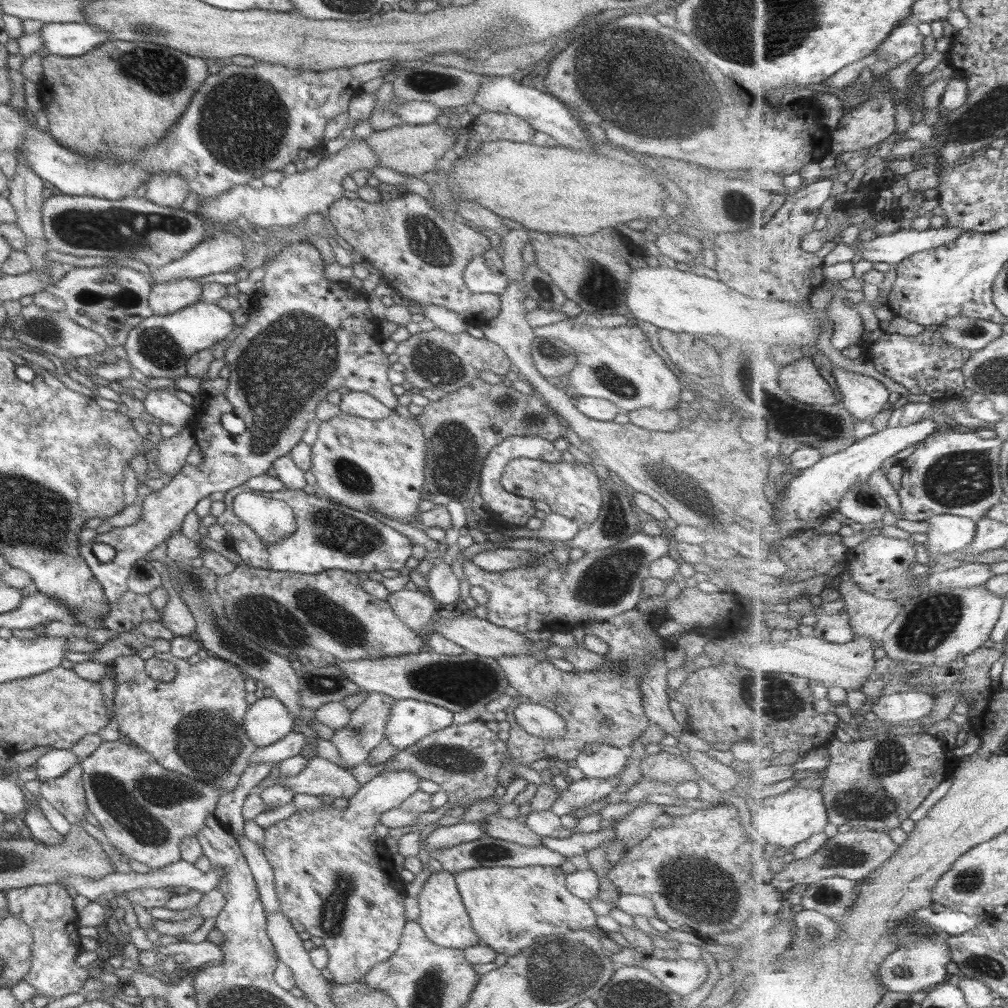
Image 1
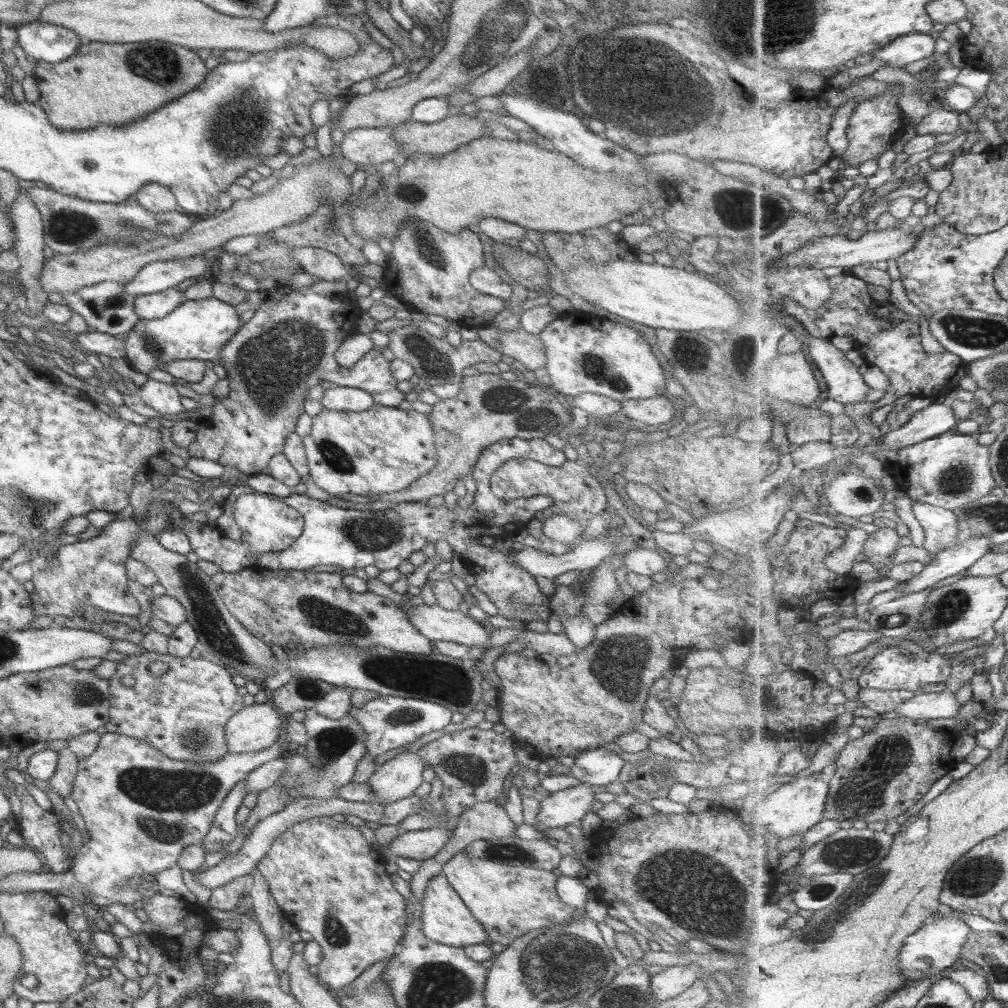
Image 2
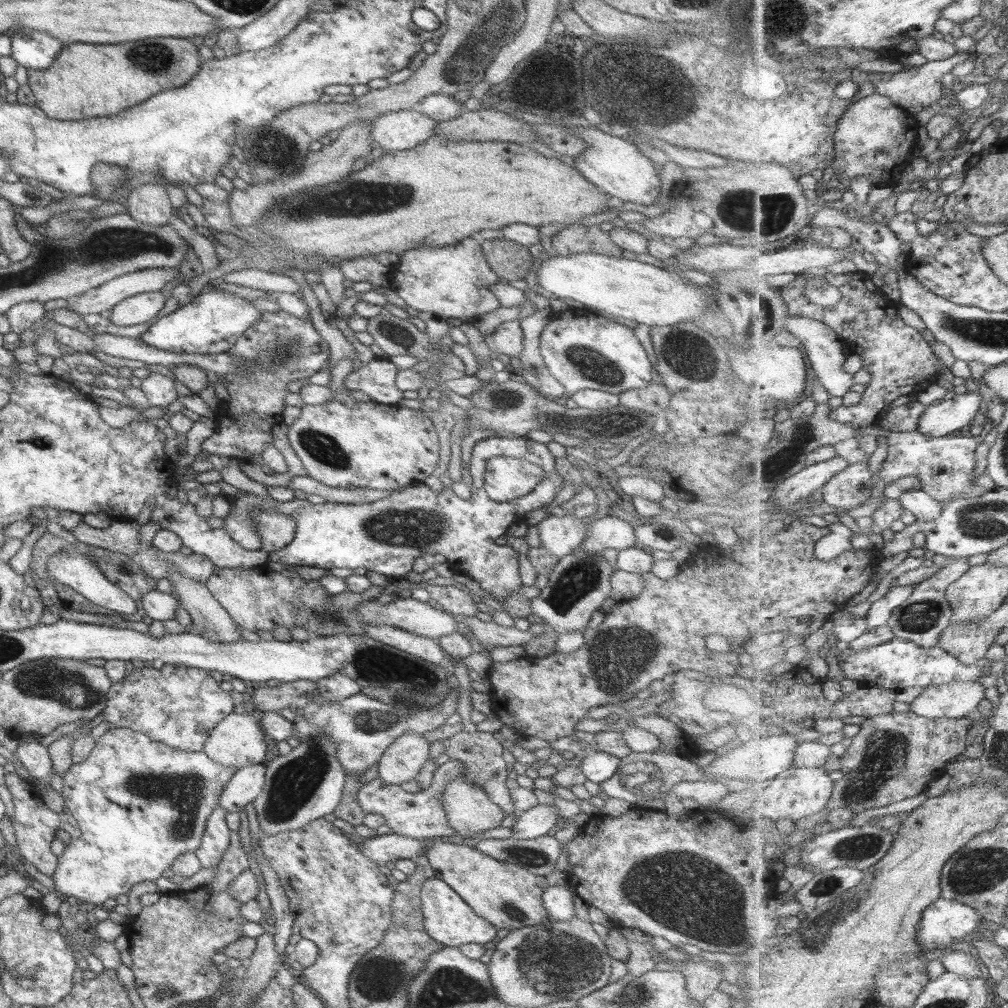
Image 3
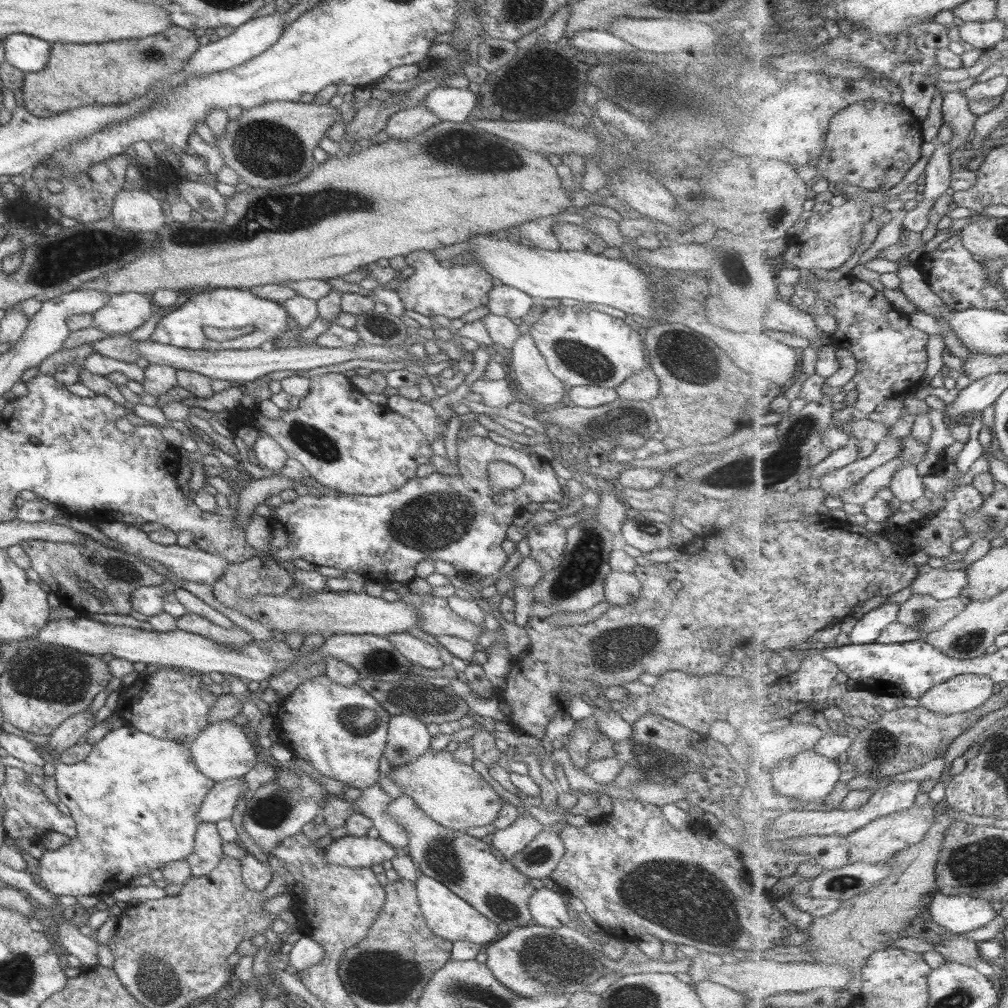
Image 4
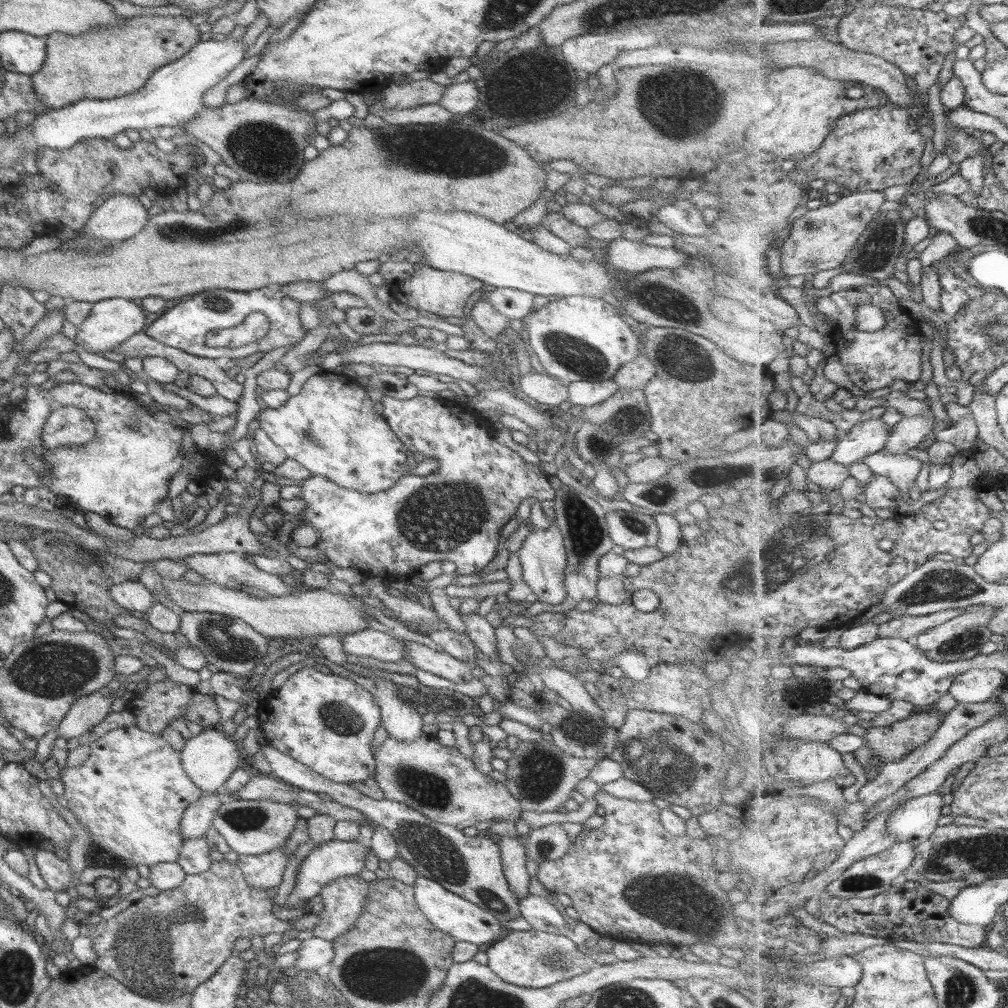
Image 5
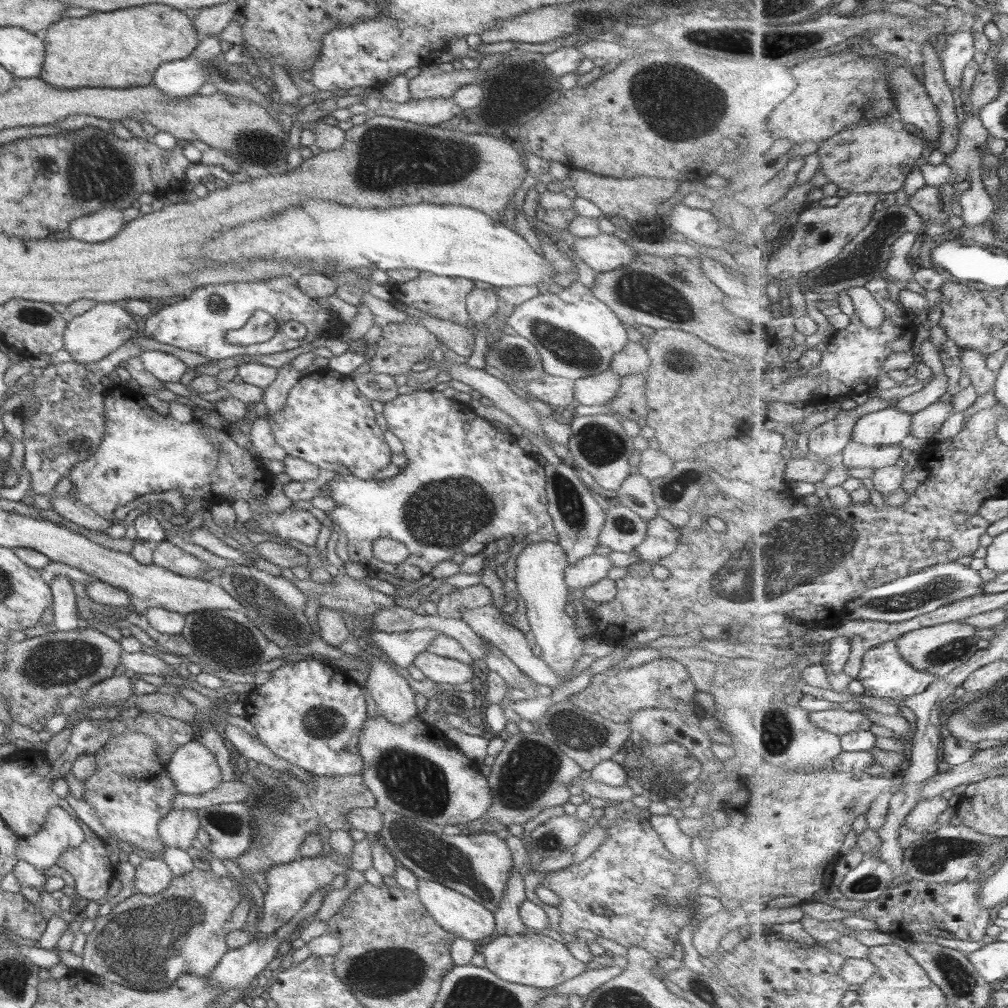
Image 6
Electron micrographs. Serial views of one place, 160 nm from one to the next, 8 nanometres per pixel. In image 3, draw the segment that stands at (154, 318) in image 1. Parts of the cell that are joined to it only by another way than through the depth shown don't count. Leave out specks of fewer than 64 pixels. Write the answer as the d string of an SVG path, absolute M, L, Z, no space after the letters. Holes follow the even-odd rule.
M213 289L198 294L167 316L157 318L138 336L143 344L170 354L215 355L225 353L238 336L259 318L259 312L249 301L233 294Z

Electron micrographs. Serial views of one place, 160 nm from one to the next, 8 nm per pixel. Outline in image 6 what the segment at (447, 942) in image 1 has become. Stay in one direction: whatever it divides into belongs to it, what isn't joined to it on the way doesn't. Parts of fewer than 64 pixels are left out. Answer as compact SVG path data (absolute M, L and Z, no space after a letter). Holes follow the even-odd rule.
M417 879L415 891L425 912L435 921L435 924L454 937L479 943L483 938L493 935L494 918L492 912L483 908L474 899L467 898L438 882L425 879Z

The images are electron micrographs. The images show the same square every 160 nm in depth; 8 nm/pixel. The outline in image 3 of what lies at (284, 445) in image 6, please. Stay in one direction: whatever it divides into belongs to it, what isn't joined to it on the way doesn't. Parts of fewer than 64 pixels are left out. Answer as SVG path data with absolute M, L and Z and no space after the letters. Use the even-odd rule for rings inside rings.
M343 358L329 370L331 379L327 383L335 394L327 402L313 406L304 404L300 407L299 416L287 426L287 440L294 453L299 457L305 475L325 486L336 489L401 489L413 483L419 483L437 470L439 449L437 435L430 421L429 414L421 410L409 409L404 406L384 405L373 401L355 402L342 385L342 380L353 370L351 360Z

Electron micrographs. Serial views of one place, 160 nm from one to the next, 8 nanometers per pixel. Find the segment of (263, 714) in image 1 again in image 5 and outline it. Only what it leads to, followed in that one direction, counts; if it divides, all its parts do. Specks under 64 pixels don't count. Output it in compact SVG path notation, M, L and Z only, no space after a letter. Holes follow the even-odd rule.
M220 727L203 728L199 734L188 738L179 750L180 765L191 782L203 793L222 790L221 785L229 774L239 766L240 750L233 738L226 735Z

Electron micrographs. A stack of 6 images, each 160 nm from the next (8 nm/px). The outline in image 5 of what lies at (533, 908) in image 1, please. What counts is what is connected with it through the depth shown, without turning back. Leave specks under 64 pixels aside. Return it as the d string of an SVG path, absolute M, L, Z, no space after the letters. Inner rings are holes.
M267 744L262 746L261 752L263 753L263 758L269 764L269 774L272 777L305 792L327 794L329 800L360 812L371 826L377 825L389 830L395 844L397 844L398 857L407 862L407 864L410 864L411 868L419 876L438 882L445 890L449 890L453 894L467 899L467 902L475 903L477 906L482 907L483 910L490 911L501 924L505 924L509 919L513 920L513 918L520 916L519 900L509 890L507 881L502 873L499 844L497 845L495 842L491 842L488 837L481 837L476 834L476 836L470 838L469 836L463 835L461 830L457 830L455 827L433 822L425 818L422 814L419 814L419 812L409 808L407 805L401 804L401 802L372 799L363 796L363 794L358 793L351 785L331 782L323 778L320 774L308 769L304 764L293 760L293 758L286 754L281 754L278 750L271 748Z

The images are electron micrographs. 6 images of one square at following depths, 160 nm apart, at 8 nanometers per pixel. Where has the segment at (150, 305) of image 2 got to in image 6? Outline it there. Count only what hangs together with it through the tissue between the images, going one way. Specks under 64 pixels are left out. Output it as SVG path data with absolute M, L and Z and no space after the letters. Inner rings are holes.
M95 303L87 312L67 317L61 339L61 350L67 351L78 363L101 360L133 337L135 320L131 315L121 303Z

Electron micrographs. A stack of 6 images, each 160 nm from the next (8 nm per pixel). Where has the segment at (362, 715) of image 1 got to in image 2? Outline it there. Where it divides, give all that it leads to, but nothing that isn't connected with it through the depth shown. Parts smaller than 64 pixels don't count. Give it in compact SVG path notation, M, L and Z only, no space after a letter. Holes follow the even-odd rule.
M312 708L304 711L305 718L301 723L306 730L308 741L305 746L306 754L299 756L287 754L286 771L276 780L282 791L287 793L286 804L293 802L297 797L310 799L326 799L334 797L334 788L351 780L358 760L366 754L364 747L364 730L358 722L355 722L349 715L337 720L331 720L319 716Z

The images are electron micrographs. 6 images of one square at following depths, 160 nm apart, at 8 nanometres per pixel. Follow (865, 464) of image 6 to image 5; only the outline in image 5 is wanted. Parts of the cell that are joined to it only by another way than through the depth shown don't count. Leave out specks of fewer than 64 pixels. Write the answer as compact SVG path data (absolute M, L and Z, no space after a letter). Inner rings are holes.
M884 449L868 456L864 462L872 474L893 479L895 486L906 493L915 486L915 480L923 468L921 460L909 454L889 454Z

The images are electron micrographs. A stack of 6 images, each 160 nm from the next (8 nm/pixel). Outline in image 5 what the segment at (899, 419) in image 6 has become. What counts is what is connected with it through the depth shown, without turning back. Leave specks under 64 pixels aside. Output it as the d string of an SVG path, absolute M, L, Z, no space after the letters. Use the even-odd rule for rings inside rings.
M884 417L860 422L843 435L830 459L851 467L883 450L890 434L891 427L886 426Z

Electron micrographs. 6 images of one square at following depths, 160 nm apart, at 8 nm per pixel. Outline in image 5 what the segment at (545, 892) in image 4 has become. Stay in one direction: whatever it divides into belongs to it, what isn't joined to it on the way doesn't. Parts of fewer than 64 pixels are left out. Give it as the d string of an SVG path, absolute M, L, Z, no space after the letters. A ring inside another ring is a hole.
M528 894L518 901L518 905L521 918L523 918L525 922L528 922L532 929L563 935L564 937L567 936L567 938L571 938L571 940L577 942L577 944L584 944L585 940L592 935L583 924L571 922L565 915L562 915L561 912L549 902L548 897Z

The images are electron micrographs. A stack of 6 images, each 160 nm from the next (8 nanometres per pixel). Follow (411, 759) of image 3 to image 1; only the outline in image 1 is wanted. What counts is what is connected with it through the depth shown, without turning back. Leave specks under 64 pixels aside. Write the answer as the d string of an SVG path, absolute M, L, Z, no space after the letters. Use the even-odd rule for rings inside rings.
M389 770L381 771L379 774L373 776L364 785L361 785L351 796L347 799L347 807L335 811L331 805L321 805L320 807L314 808L312 811L295 811L287 818L276 821L271 824L268 828L264 829L264 842L263 842L263 854L267 859L269 866L271 867L274 876L274 889L276 897L278 898L278 909L283 913L285 918L290 921L295 920L303 926L303 930L308 932L310 936L317 936L321 938L321 947L326 950L328 959L326 968L333 975L331 980L332 984L347 984L355 982L359 977L362 977L367 970L371 968L377 962L381 962L386 958L389 958L391 954L395 952L398 947L398 942L402 933L403 925L405 924L404 919L404 908L403 901L405 897L404 883L395 873L396 869L391 863L390 855L383 845L382 840L375 833L375 824L379 824L377 816L380 816L383 812L387 812L393 808L400 806L410 794L419 790L417 783L419 778L415 776L410 770Z

